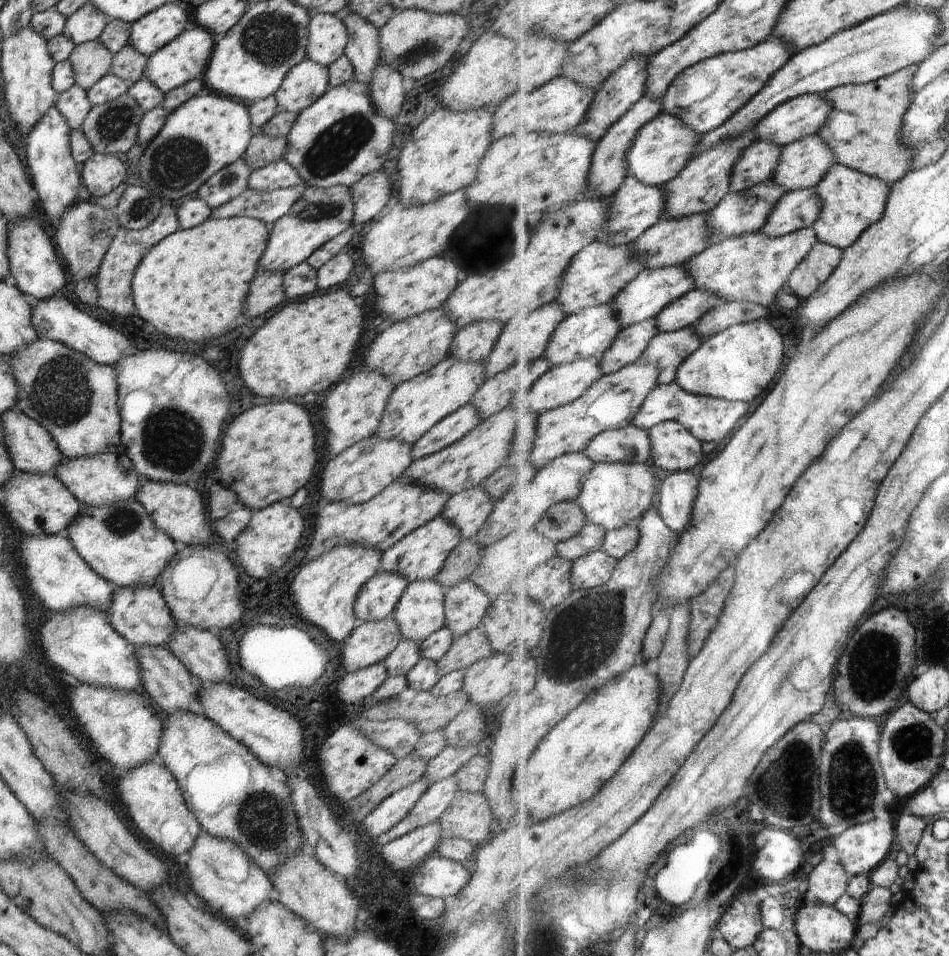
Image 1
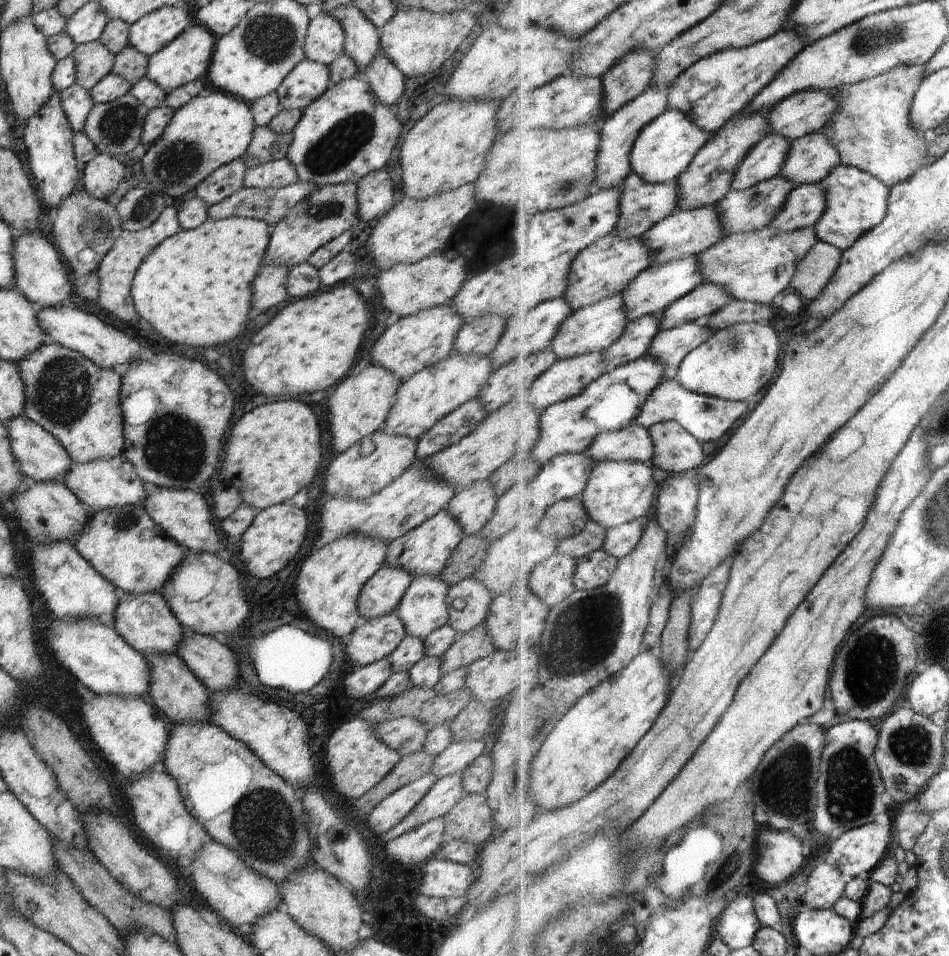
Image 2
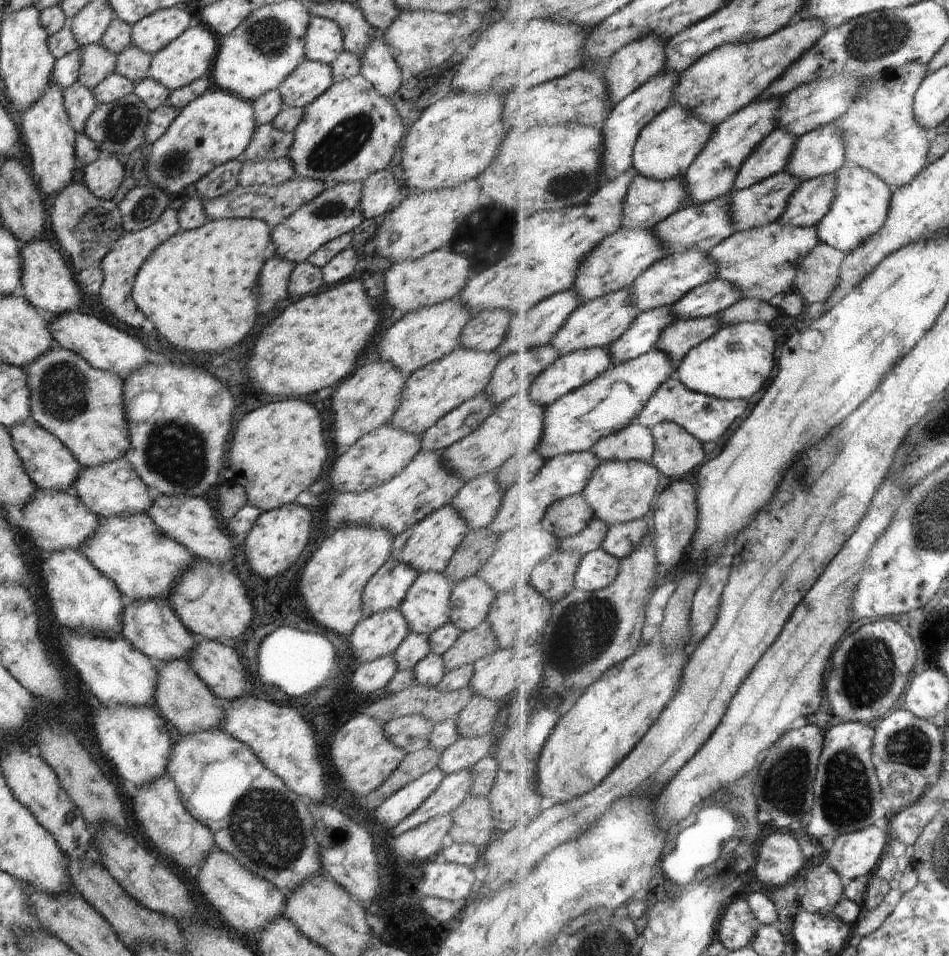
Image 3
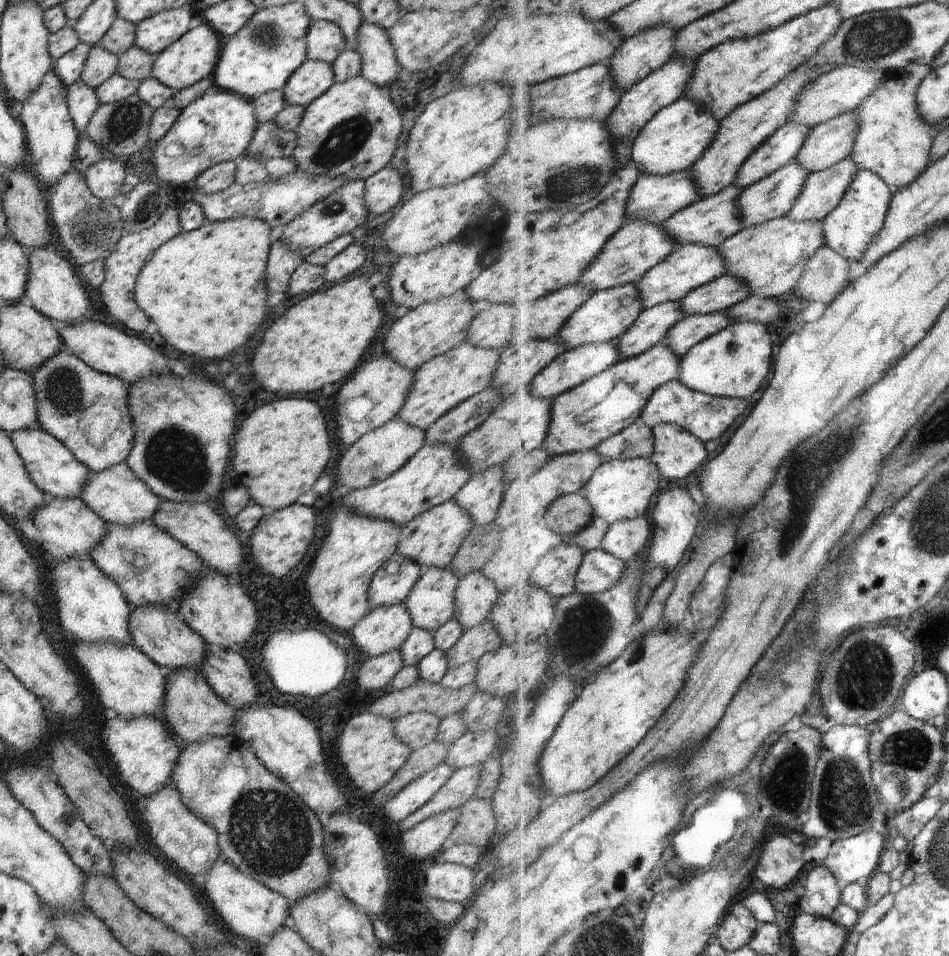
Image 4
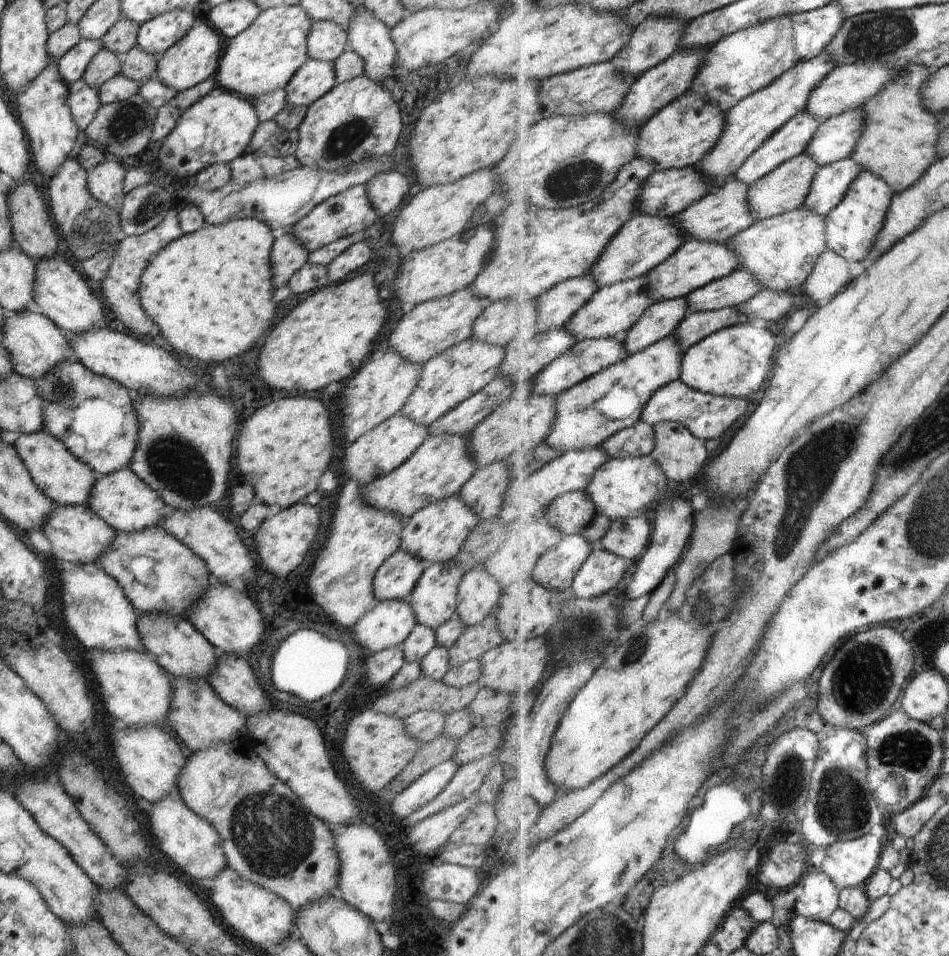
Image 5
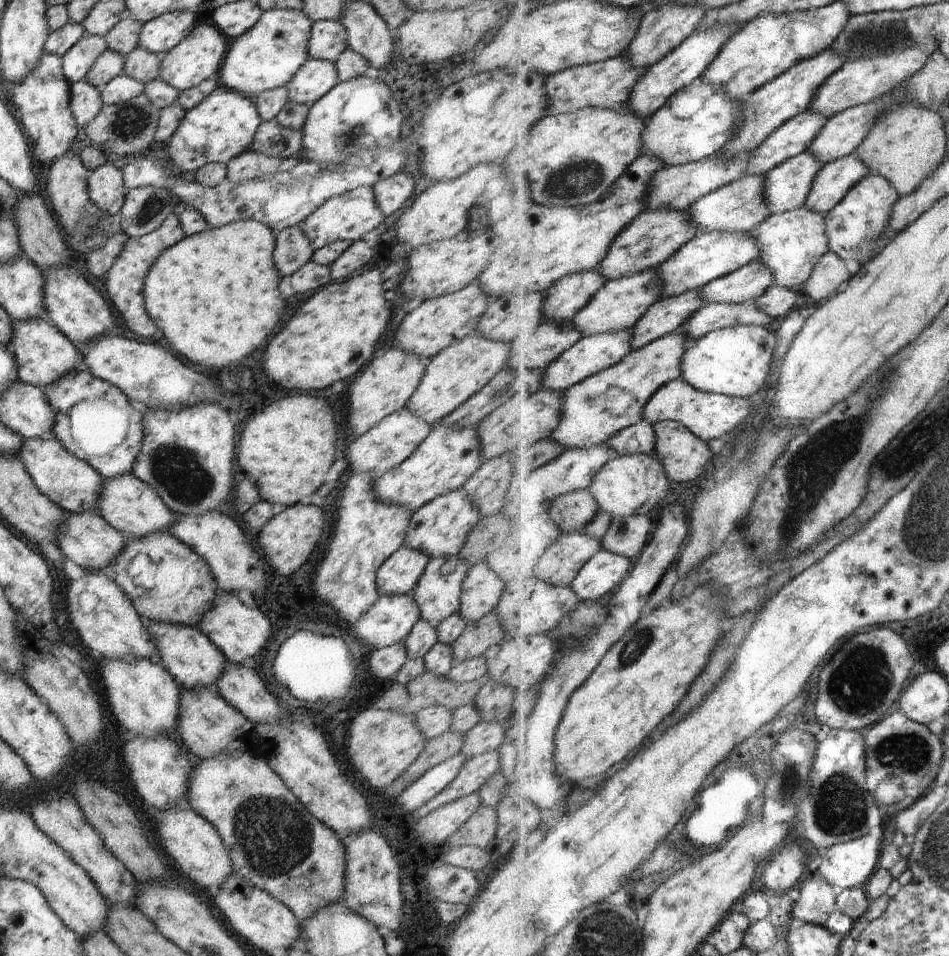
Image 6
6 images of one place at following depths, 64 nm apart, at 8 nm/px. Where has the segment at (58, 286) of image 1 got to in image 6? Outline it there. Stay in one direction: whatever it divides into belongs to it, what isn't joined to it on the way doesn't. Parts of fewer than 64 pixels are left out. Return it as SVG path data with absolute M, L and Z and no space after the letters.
M68 265L62 268L48 268L41 273L44 278L45 318L76 346L102 336L117 334L118 326L110 310L110 304L100 296L92 284L82 276L76 276L70 272Z

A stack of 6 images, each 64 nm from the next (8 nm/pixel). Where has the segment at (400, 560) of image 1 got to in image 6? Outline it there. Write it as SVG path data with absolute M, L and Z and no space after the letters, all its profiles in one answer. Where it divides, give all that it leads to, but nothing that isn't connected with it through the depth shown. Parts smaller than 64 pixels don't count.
M463 489L449 492L413 512L410 524L406 528L404 546L424 552L429 559L440 558L440 556L456 556L463 547L469 532L481 517L477 508L470 504Z

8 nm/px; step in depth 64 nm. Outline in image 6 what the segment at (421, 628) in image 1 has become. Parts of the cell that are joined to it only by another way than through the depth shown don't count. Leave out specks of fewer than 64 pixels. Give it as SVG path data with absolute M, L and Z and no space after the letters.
M458 555L429 559L411 596L418 604L420 620L428 621L436 628L440 622L450 618L452 614L459 613L462 582L464 582L468 571L469 566L458 558Z

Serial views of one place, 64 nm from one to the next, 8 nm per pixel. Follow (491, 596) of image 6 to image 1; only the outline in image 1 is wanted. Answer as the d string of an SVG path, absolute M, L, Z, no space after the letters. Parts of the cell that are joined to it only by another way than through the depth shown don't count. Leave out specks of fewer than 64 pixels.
M466 578L445 590L445 627L449 628L455 637L481 627L490 603L488 596Z

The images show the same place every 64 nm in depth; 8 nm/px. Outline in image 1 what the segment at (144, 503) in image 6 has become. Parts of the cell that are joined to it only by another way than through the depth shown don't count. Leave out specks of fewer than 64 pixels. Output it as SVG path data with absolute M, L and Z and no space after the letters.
M123 451L112 454L96 454L86 458L62 458L60 466L52 470L51 475L56 477L68 490L70 494L87 506L102 506L116 500L134 499L142 478L134 470L132 461Z

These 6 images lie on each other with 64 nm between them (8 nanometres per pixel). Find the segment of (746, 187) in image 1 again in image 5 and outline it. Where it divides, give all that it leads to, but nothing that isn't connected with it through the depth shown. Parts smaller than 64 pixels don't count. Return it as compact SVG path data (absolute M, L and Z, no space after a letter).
M804 111L802 114L790 120L785 127L774 133L746 162L745 166L737 172L736 178L750 186L756 184L759 180L766 178L776 168L781 167L782 164L794 160L797 156L806 153L810 147L812 140L818 134L820 126L823 121L818 120L816 116L812 116L810 112Z

